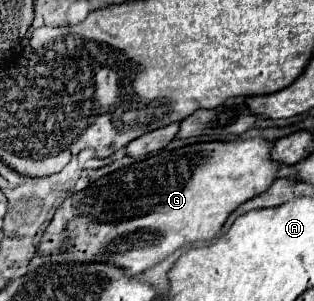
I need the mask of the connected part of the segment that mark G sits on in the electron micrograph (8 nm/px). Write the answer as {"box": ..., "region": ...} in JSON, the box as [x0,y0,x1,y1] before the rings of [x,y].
{"box":[29,138,281,276],"region":[[[249,138],[241,142],[205,142],[171,152],[159,150],[141,162],[115,170],[89,184],[85,190],[65,198],[51,224],[45,228],[29,266],[39,268],[53,262],[107,262],[111,266],[119,266],[127,276],[137,276],[181,246],[211,240],[239,204],[255,194],[261,194],[275,180],[281,166],[275,166],[275,162],[267,158],[267,150],[271,150],[271,142],[263,138]]]}

